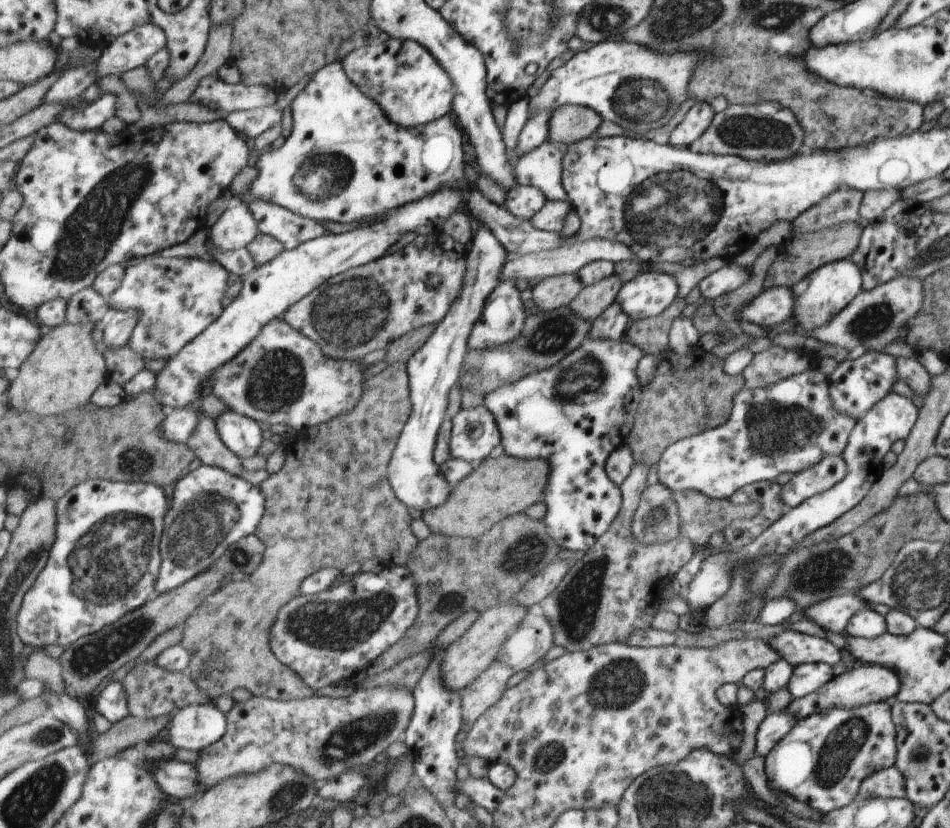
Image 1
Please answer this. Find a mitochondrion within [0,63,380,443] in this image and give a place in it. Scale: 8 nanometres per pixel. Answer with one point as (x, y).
(90, 232)

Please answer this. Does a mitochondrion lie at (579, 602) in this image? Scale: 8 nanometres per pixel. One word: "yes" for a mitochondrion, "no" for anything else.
yes

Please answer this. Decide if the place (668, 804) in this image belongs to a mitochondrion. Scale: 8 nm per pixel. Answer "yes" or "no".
yes

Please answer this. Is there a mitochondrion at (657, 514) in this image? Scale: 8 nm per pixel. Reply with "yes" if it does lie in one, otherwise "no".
yes

